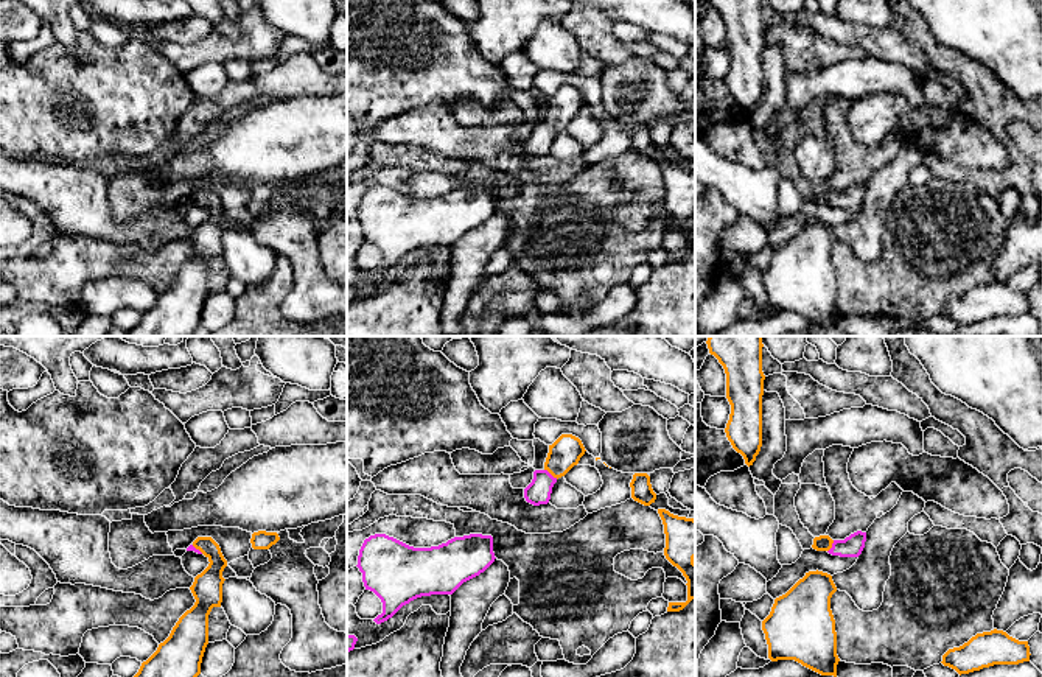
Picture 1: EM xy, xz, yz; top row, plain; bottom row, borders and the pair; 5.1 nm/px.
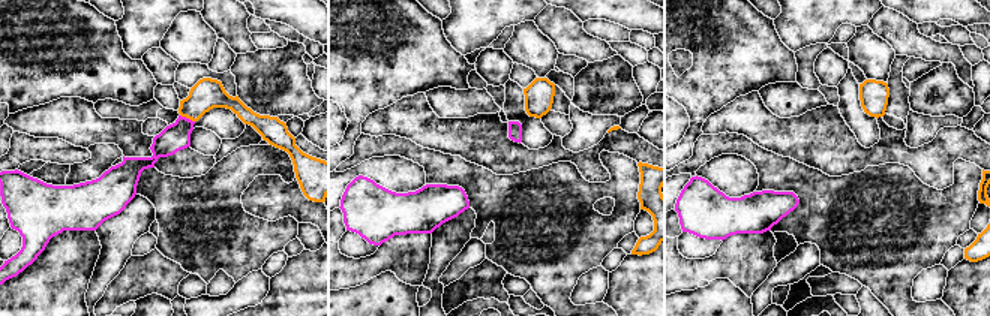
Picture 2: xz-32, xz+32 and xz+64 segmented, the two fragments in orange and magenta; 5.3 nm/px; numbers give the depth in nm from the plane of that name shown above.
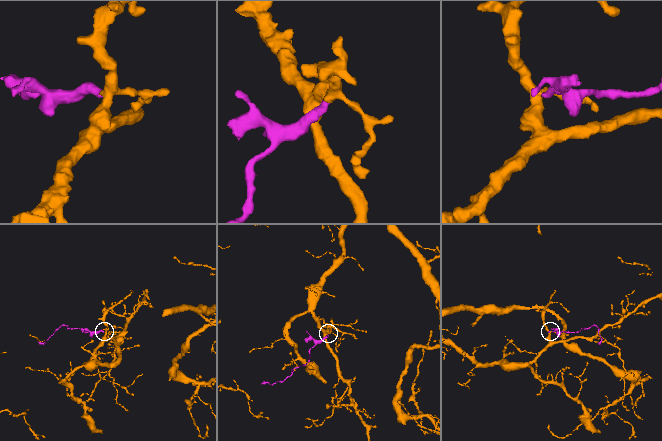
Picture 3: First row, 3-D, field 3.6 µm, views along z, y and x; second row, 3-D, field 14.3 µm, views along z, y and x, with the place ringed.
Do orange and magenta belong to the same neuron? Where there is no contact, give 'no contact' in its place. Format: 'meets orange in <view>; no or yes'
meets orange in xz; yes

